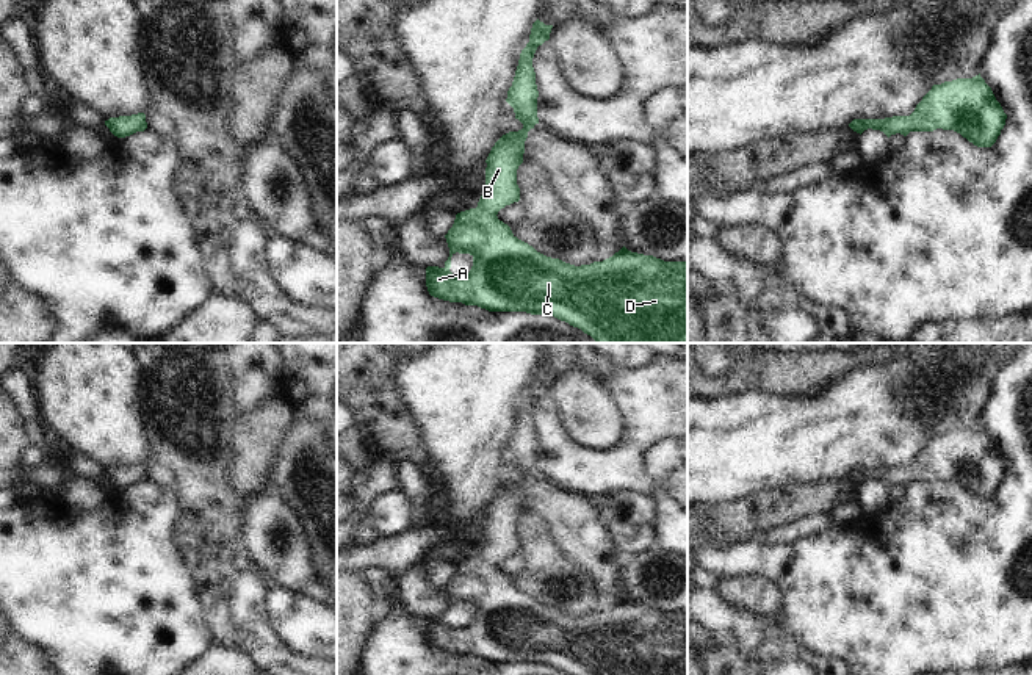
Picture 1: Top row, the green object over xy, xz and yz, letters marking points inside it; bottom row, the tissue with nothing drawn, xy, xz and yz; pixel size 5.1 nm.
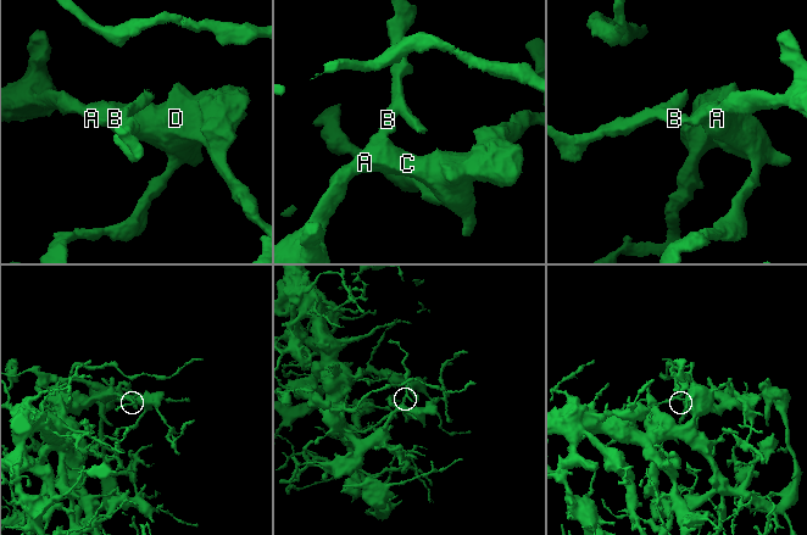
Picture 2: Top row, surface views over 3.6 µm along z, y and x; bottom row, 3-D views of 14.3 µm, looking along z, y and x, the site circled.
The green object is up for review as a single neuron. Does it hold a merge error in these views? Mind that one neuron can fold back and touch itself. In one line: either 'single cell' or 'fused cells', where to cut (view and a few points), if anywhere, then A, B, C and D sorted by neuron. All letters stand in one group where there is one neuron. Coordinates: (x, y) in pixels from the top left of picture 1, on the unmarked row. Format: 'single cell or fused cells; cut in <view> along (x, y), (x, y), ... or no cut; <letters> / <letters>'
single cell; no cut; A B C D

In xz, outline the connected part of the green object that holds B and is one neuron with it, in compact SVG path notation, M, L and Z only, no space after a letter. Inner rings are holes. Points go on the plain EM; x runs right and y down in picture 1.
M539 370L532 374L529 393L520 404L506 449L523 479L503 485L492 498L485 511L485 537L478 558L456 565L453 578L445 586L449 598L445 617L426 619L428 642L434 648L478 656L489 662L551 666L568 675L687 675L687 612L664 612L623 597L603 612L575 617L537 603L496 567L501 559L520 551L517 520L523 514L528 482L539 475L539 442L532 409L537 398L550 390L551 379L553 376L545 376ZM456 603L473 608L470 623L462 628L449 622Z

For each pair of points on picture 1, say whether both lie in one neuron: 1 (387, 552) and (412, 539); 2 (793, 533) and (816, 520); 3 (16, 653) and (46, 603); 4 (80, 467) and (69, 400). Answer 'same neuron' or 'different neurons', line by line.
1: same neuron
2: same neuron
3: different neurons
4: different neurons

